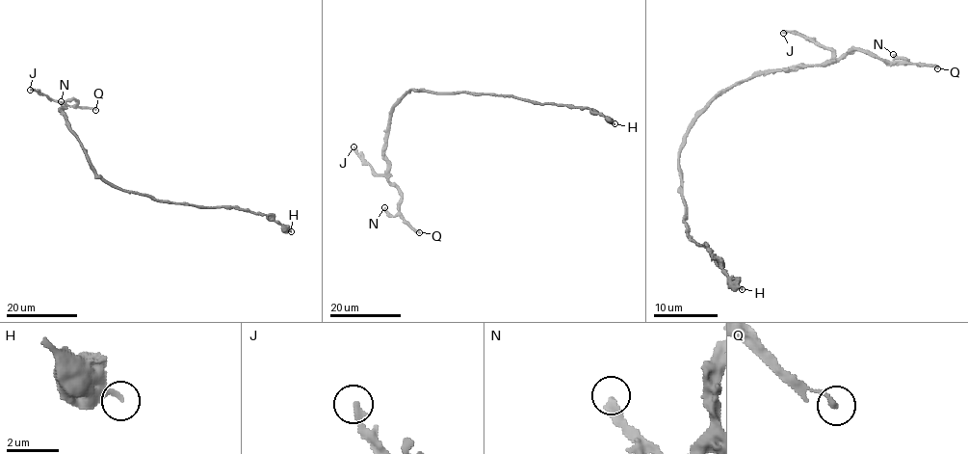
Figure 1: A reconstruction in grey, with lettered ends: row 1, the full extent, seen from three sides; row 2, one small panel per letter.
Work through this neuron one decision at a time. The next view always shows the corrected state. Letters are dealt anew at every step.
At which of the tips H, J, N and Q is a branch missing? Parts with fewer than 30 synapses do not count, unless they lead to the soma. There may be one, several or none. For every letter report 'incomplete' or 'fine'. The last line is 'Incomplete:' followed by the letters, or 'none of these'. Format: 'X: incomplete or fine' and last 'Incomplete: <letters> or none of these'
H: fine
J: fine
N: fine
Q: incomplete
Incomplete: Q

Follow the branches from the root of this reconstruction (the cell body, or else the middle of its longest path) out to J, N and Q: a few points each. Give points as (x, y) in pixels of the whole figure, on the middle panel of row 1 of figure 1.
J: (422, 91), (411, 89), (391, 112), (383, 145), (383, 158), (387, 164), (384, 173), (377, 173), (353, 146)
N: (422, 91), (411, 89), (391, 112), (383, 158), (387, 179), (401, 200), (394, 216), (384, 207)
Q: (422, 91), (411, 89), (394, 106), (383, 145), (387, 179), (401, 196), (399, 214), (419, 232)

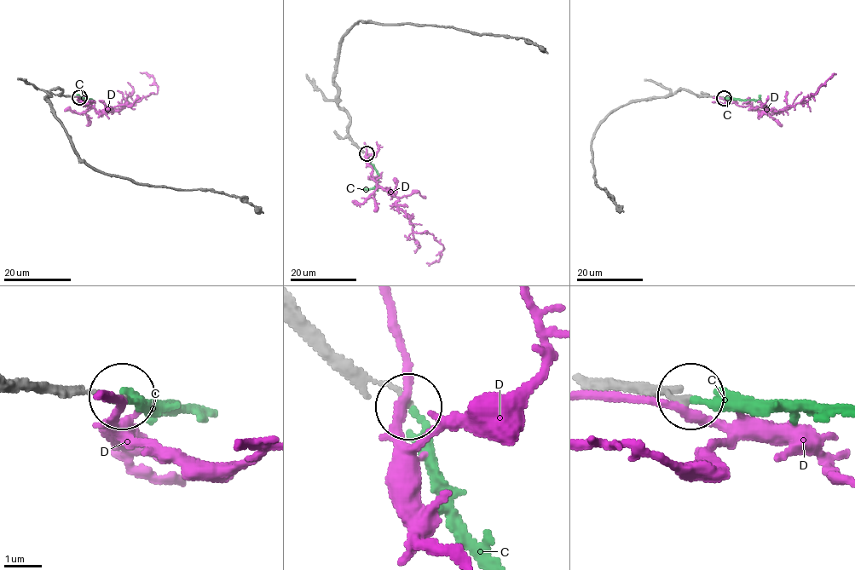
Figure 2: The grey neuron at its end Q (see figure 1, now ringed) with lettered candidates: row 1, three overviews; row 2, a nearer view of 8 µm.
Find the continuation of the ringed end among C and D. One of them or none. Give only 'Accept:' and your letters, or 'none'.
Accept: C

